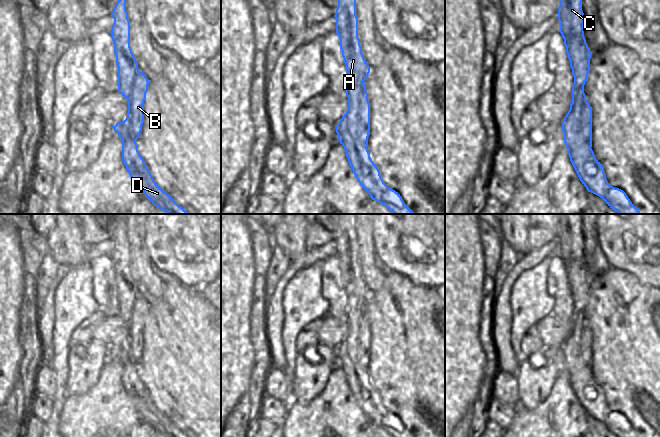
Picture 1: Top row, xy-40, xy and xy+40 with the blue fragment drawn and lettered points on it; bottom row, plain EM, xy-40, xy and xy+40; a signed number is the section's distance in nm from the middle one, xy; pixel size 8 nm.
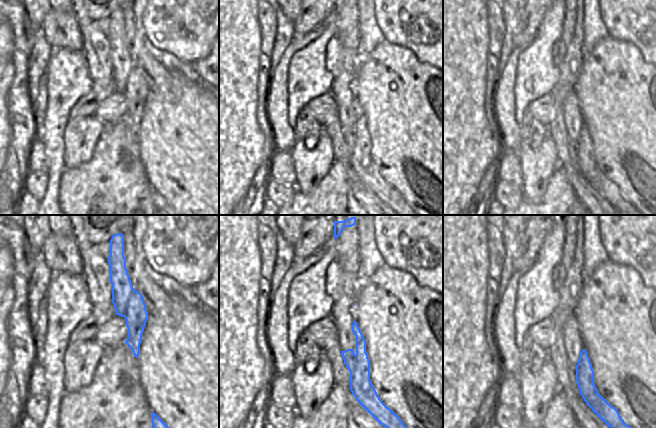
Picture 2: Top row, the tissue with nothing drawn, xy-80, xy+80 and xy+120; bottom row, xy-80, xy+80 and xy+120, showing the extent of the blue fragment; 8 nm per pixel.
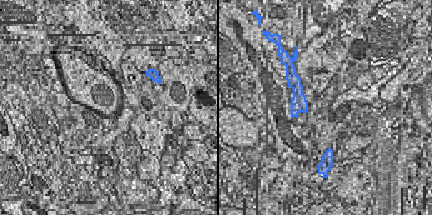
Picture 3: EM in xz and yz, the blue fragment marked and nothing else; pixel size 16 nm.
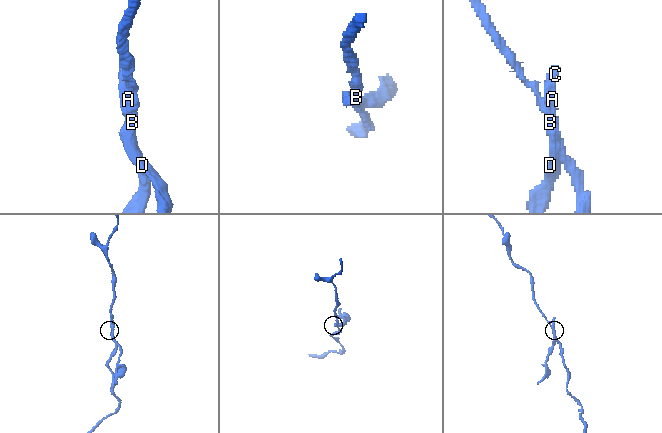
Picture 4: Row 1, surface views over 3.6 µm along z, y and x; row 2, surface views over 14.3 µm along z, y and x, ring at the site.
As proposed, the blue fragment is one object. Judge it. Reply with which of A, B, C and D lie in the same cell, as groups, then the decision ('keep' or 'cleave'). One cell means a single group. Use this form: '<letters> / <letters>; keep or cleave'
A C D / B; cleave

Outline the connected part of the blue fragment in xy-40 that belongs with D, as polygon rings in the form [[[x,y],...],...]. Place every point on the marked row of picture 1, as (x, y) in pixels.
[[[128,118],[111,126],[122,139],[122,161],[134,184],[146,195],[148,200],[166,214],[188,214],[153,179],[144,159],[138,151],[136,139],[130,133]]]

